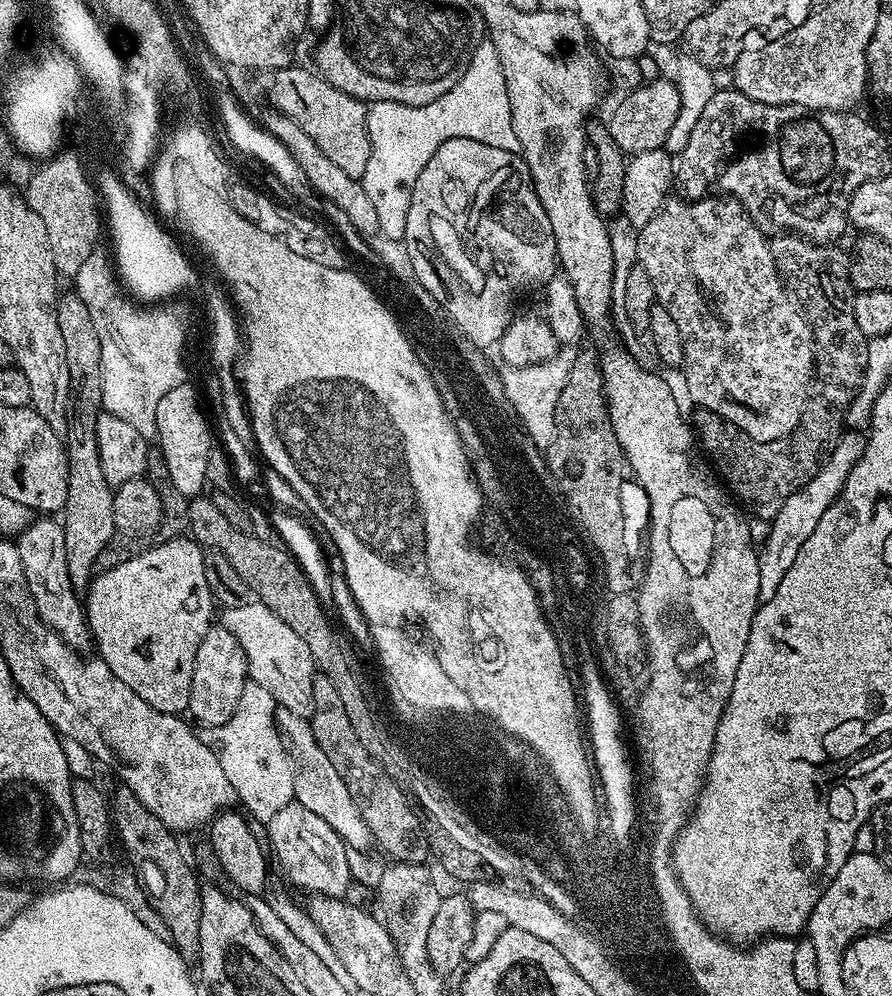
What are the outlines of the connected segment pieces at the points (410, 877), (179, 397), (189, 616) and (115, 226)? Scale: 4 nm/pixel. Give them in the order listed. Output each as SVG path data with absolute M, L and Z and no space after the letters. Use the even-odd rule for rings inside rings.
M400 861L389 863L385 865L382 878L380 878L376 889L376 898L378 896L382 905L400 910L393 914L392 918L396 922L389 923L388 929L396 944L397 956L400 957L400 967L406 974L434 972L433 964L428 956L426 940L428 940L432 919L435 917L444 896L441 891L436 891L436 884L428 867L427 863L402 863Z
M179 384L164 394L155 407L156 439L167 464L169 485L186 498L194 498L203 493L203 486L208 482L205 478L206 462L209 460L209 450L214 446L210 426L198 402L199 389L190 384Z
M177 538L175 540L164 540L160 542L157 548L148 548L137 551L136 555L130 557L126 562L122 562L122 566L114 566L110 570L99 573L89 583L86 589L86 599L83 601L84 611L88 618L88 629L92 631L92 639L94 641L95 651L98 653L99 659L106 666L110 666L110 670L118 678L122 678L122 682L126 682L126 686L130 686L130 690L134 690L134 694L138 694L138 698L142 698L142 702L150 702L150 706L154 706L154 710L162 710L173 714L184 714L189 711L188 703L190 702L191 678L194 673L195 655L198 653L198 646L202 643L202 638L206 637L208 629L213 626L212 608L214 609L214 601L210 586L206 586L206 566L204 565L205 549L197 544L191 538Z
M103 172L99 184L108 198L109 212L112 219L107 221L107 227L112 234L114 242L114 266L121 283L133 290L144 299L145 302L160 302L171 299L170 290L178 290L186 286L192 276L184 260L180 258L174 244L152 224L152 220L138 208L138 204L124 188L120 178L114 177L112 172Z

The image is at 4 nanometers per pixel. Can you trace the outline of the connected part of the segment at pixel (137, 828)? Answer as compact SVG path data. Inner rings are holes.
M123 786L110 796L111 823L114 825L118 844L124 847L130 865L145 894L149 904L158 912L169 930L168 940L175 952L185 962L192 962L199 957L200 939L198 930L202 922L202 898L205 893L196 881L196 872L188 865L184 852L180 849L177 833L167 828L134 794Z

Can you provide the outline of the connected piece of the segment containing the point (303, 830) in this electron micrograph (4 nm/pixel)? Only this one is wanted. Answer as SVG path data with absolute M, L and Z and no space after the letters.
M295 802L285 803L278 814L266 822L266 828L271 855L274 860L276 855L276 860L284 867L290 883L305 888L308 894L333 898L345 895L353 883L348 865L349 849L340 835L326 822L322 822L322 818L318 818L318 814L313 814L311 810L306 810L306 806Z

